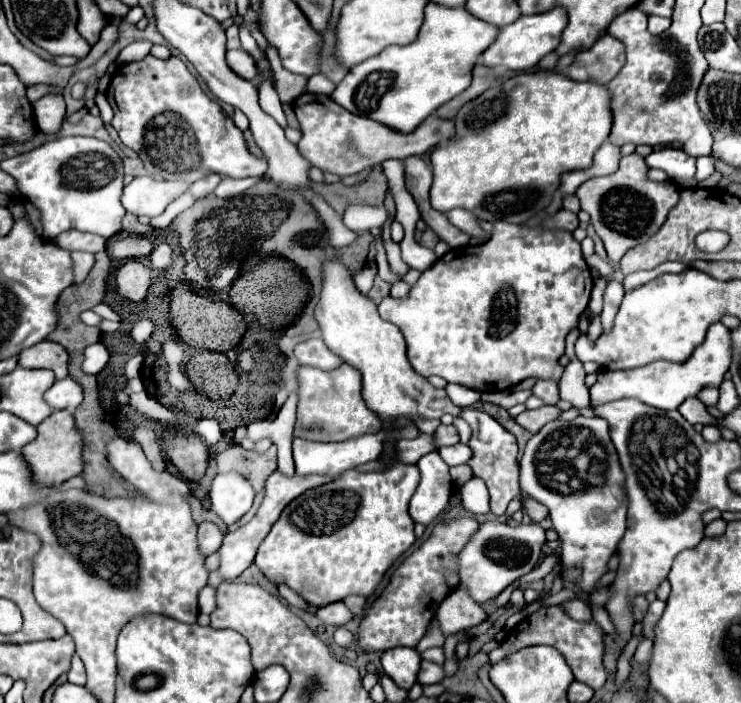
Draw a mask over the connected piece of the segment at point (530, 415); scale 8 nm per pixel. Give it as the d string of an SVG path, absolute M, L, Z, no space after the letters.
M540 407L540 409L536 409L536 411L524 411L524 413L520 413L518 417L516 417L516 421L524 427L524 429L528 429L530 433L536 433L536 431L540 431L546 423L550 423L550 421L554 421L554 419L558 419L560 417L560 413L562 413L562 409L560 407Z

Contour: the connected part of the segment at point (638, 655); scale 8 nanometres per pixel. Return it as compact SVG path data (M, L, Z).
M645 638L637 647L634 653L634 660L638 661L640 665L648 665L648 657L651 657L651 649L653 647L653 641L649 638Z

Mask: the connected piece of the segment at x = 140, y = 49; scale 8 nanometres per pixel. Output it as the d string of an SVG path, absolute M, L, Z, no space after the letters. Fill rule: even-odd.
M150 41L130 43L130 45L120 53L120 59L118 59L116 63L118 63L118 65L124 65L124 63L132 63L132 61L142 61L142 59L150 53L150 47L152 47Z

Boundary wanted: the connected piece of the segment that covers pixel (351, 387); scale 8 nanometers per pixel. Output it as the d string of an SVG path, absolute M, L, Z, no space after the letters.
M344 365L336 371L322 371L318 367L298 369L298 421L294 435L312 441L346 441L382 429L380 419L366 407L362 399L362 375L358 369Z

